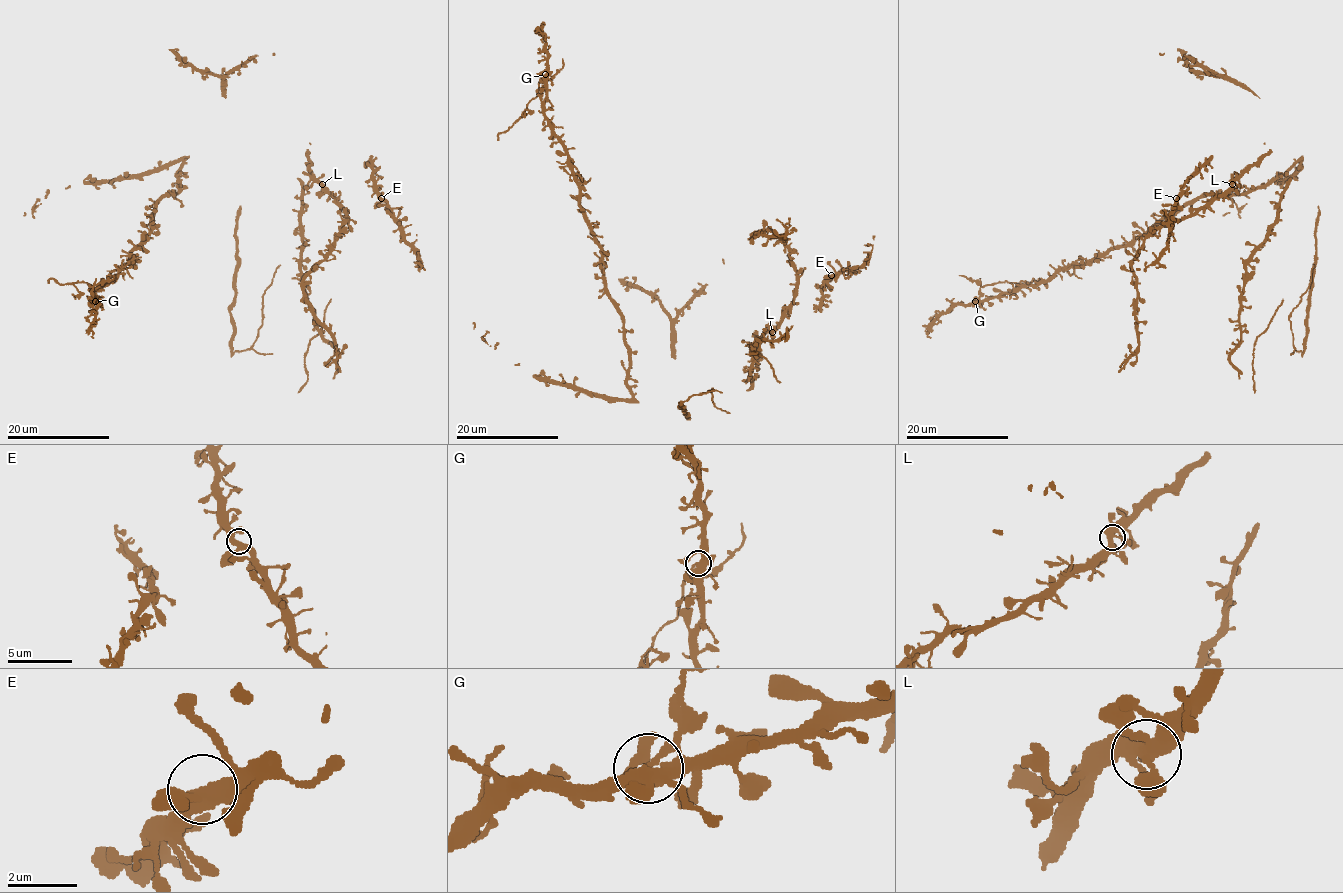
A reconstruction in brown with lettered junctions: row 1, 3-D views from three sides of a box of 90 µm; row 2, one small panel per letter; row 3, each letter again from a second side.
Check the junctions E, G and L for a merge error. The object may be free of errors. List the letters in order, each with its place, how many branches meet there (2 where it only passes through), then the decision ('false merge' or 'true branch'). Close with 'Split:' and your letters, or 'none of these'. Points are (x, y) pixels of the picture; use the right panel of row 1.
E: (1176, 198) | 3 | true branch
G: (975, 301) | 3 | false merge
L: (1232, 184) | 3 | true branch
Split: G

